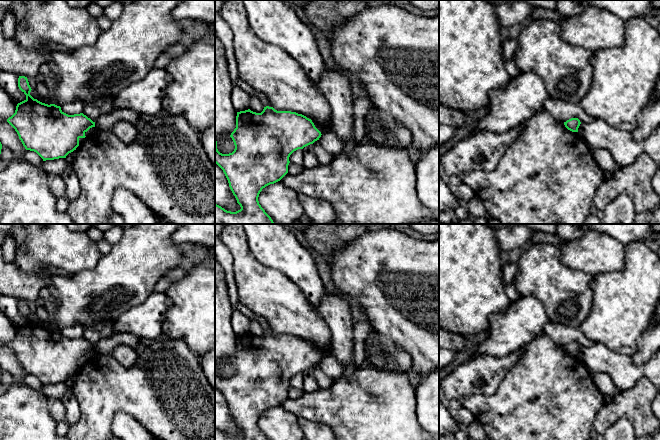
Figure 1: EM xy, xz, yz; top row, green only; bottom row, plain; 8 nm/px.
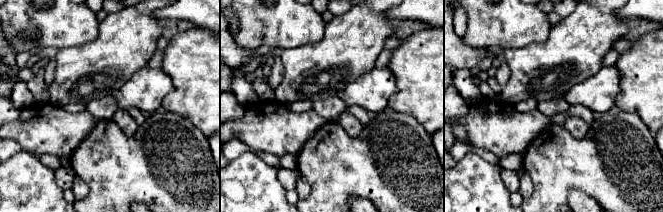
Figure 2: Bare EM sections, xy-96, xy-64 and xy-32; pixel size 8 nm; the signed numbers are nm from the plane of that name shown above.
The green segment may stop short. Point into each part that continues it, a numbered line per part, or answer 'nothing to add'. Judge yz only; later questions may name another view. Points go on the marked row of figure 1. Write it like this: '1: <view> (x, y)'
nothing to add

